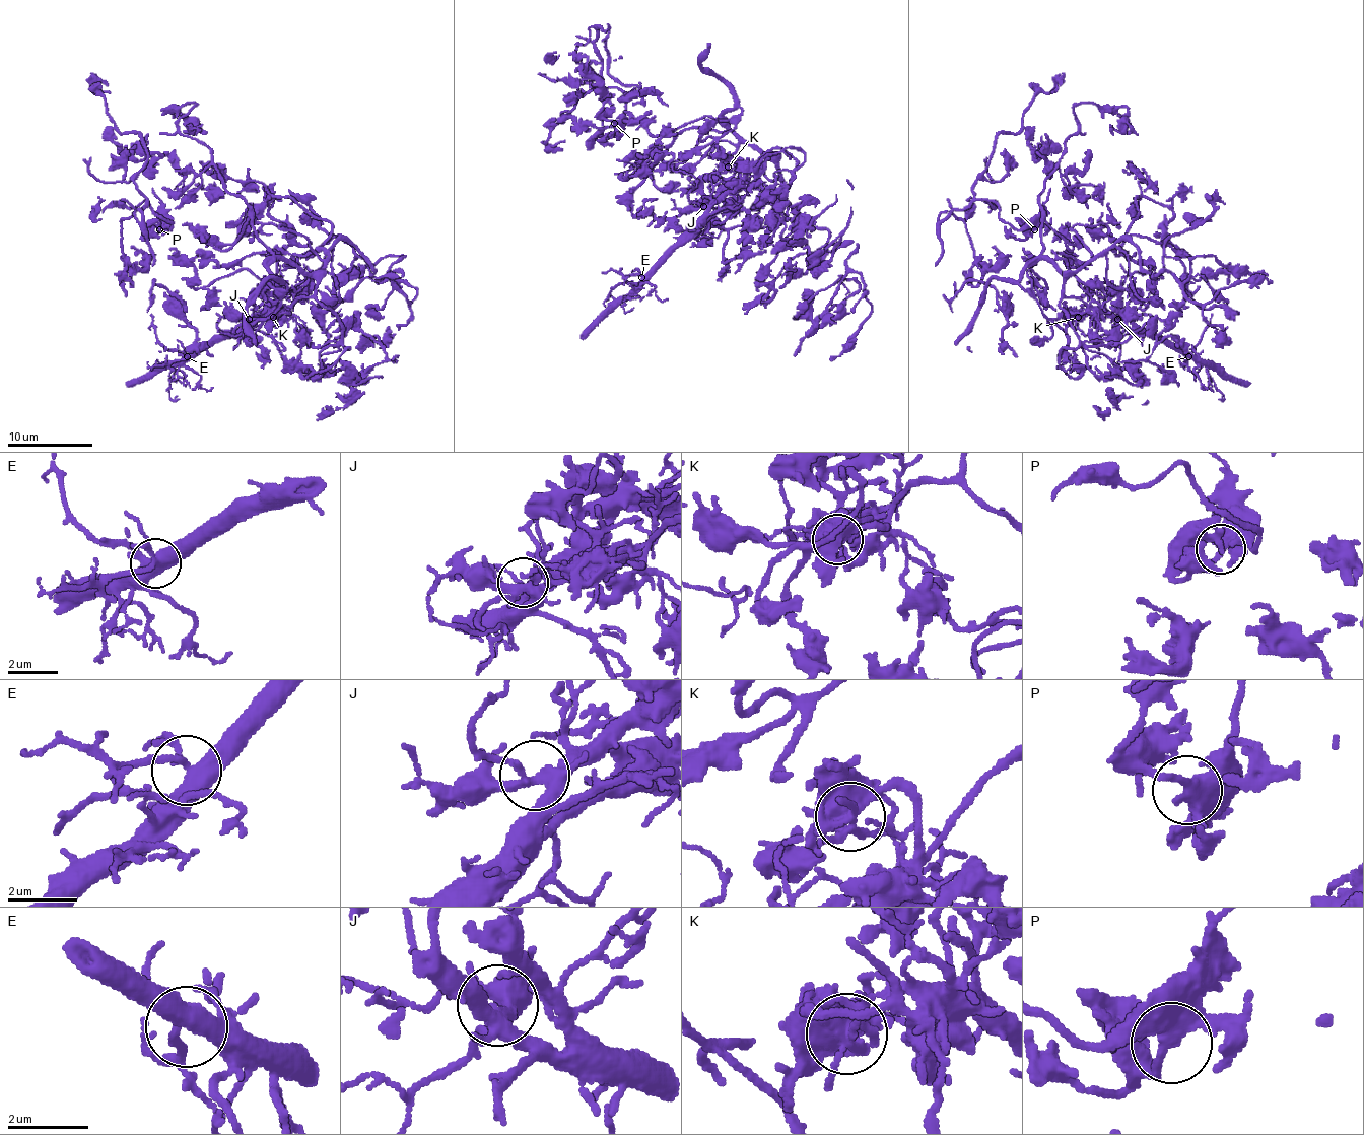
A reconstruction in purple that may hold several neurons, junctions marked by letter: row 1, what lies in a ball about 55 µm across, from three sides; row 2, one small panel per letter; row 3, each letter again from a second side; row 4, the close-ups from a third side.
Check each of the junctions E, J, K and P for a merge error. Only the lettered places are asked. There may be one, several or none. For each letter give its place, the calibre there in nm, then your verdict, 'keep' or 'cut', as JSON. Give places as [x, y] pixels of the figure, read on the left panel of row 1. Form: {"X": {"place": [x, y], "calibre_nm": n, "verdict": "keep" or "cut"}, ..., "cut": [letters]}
{"E": {"place": [187, 356], "calibre_nm": 400, "verdict": "keep"}, "J": {"place": [249, 319], "calibre_nm": 320, "verdict": "keep"}, "K": {"place": [273, 317], "calibre_nm": 480, "verdict": "cut"}, "P": {"place": [159, 229], "calibre_nm": 360, "verdict": "keep"}, "cut": ["K"]}

